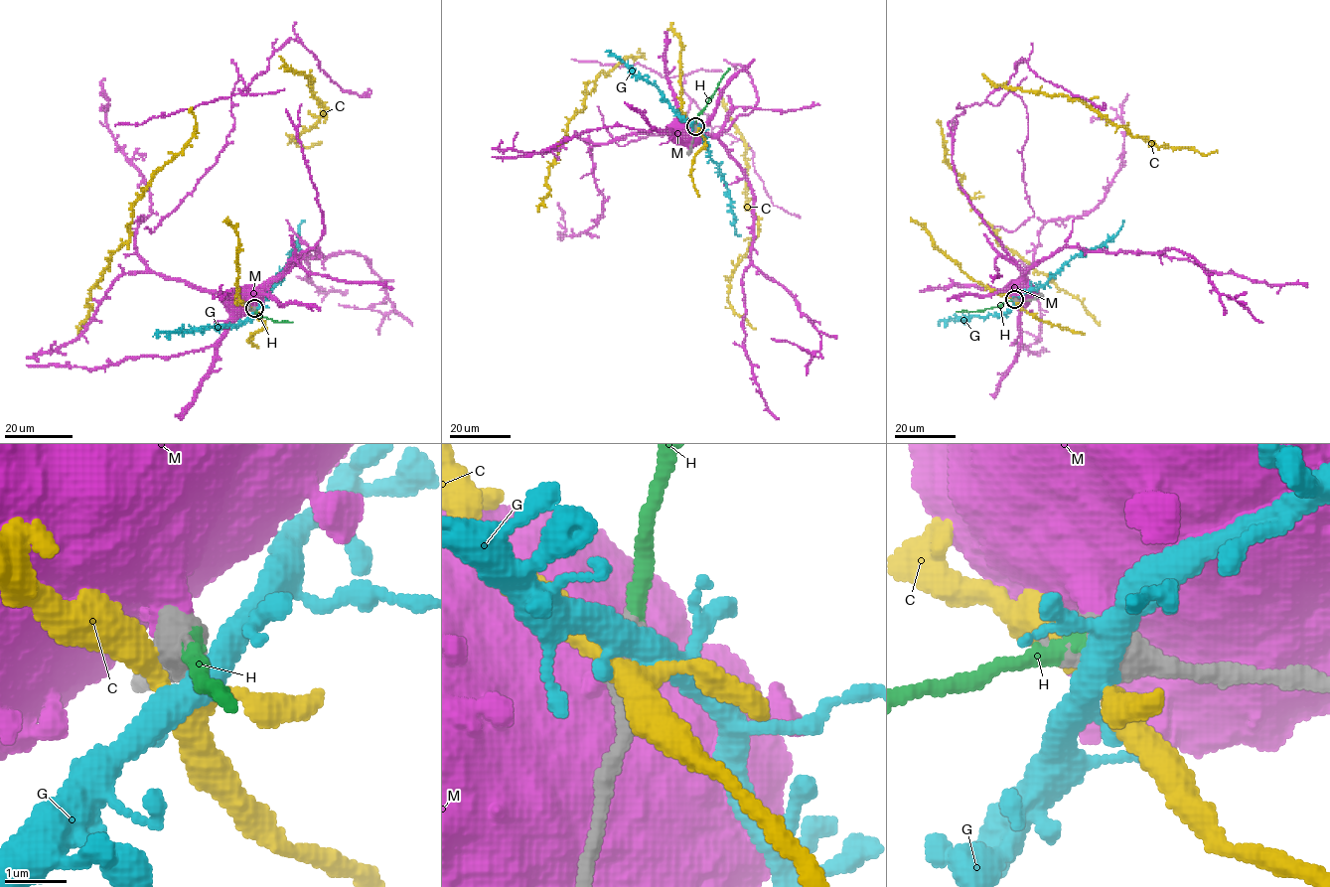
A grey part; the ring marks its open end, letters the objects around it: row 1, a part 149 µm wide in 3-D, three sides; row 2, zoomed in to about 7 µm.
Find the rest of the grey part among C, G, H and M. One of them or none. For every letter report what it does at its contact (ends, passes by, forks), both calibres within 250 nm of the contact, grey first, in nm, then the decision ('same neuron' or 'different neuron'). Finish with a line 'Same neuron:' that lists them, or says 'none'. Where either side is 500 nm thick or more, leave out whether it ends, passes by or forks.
C: calibres 750 and 400 nm; different neuron
G: calibres 750 and 400 nm; different neuron
H: calibres 700 and 280 nm; same neuron
M: calibres 500 and 700 nm; different neuron
Same neuron: H

